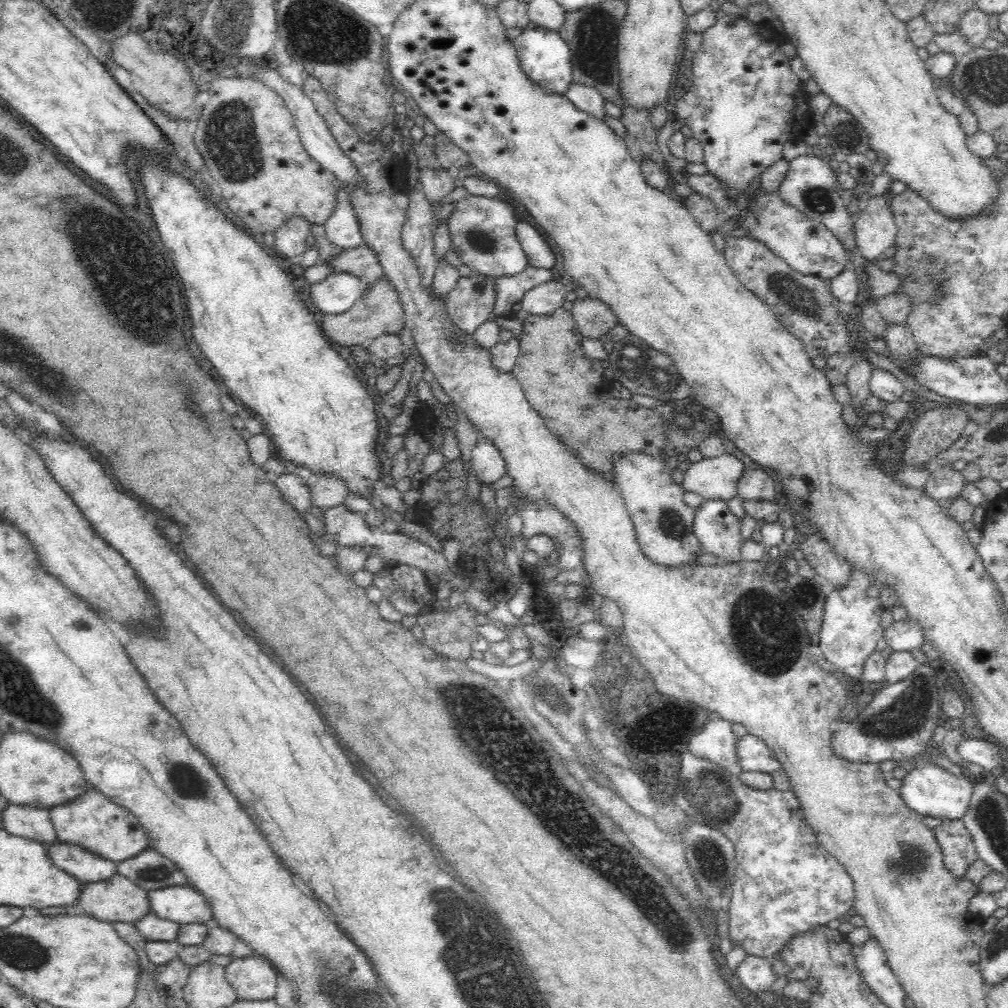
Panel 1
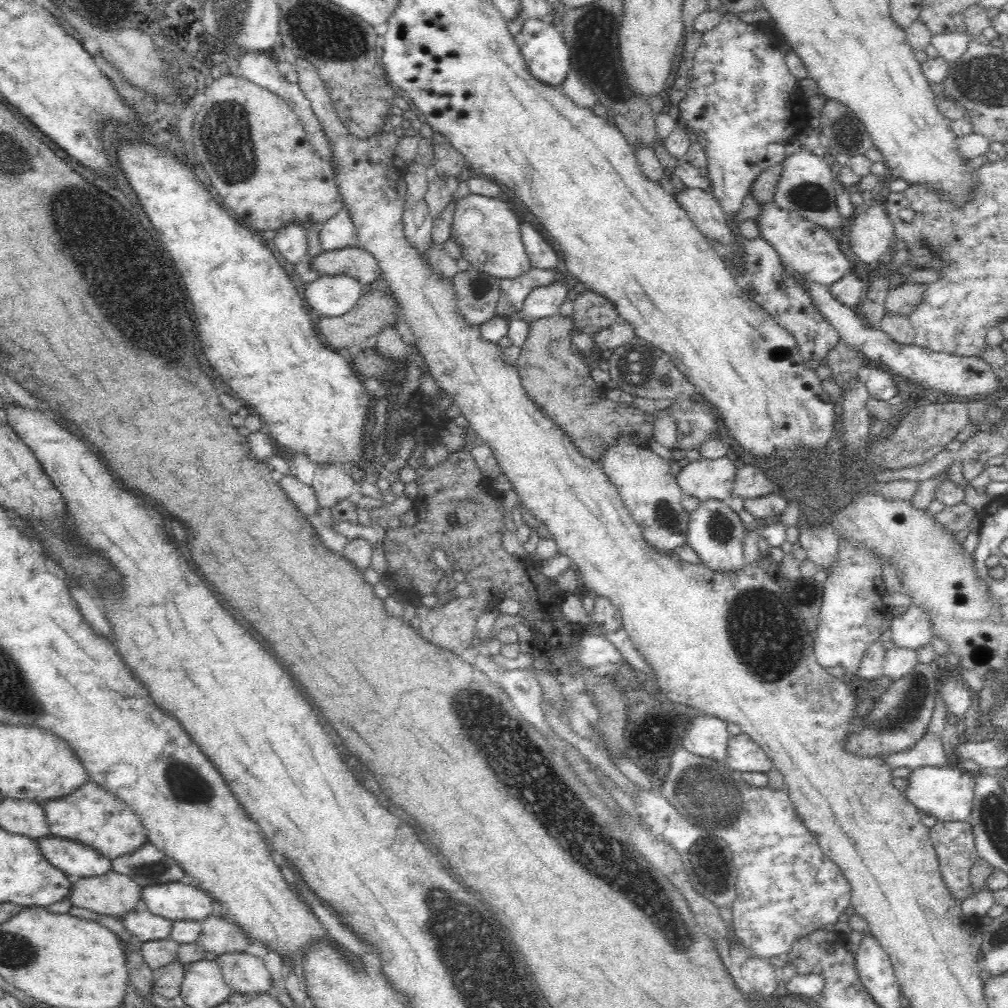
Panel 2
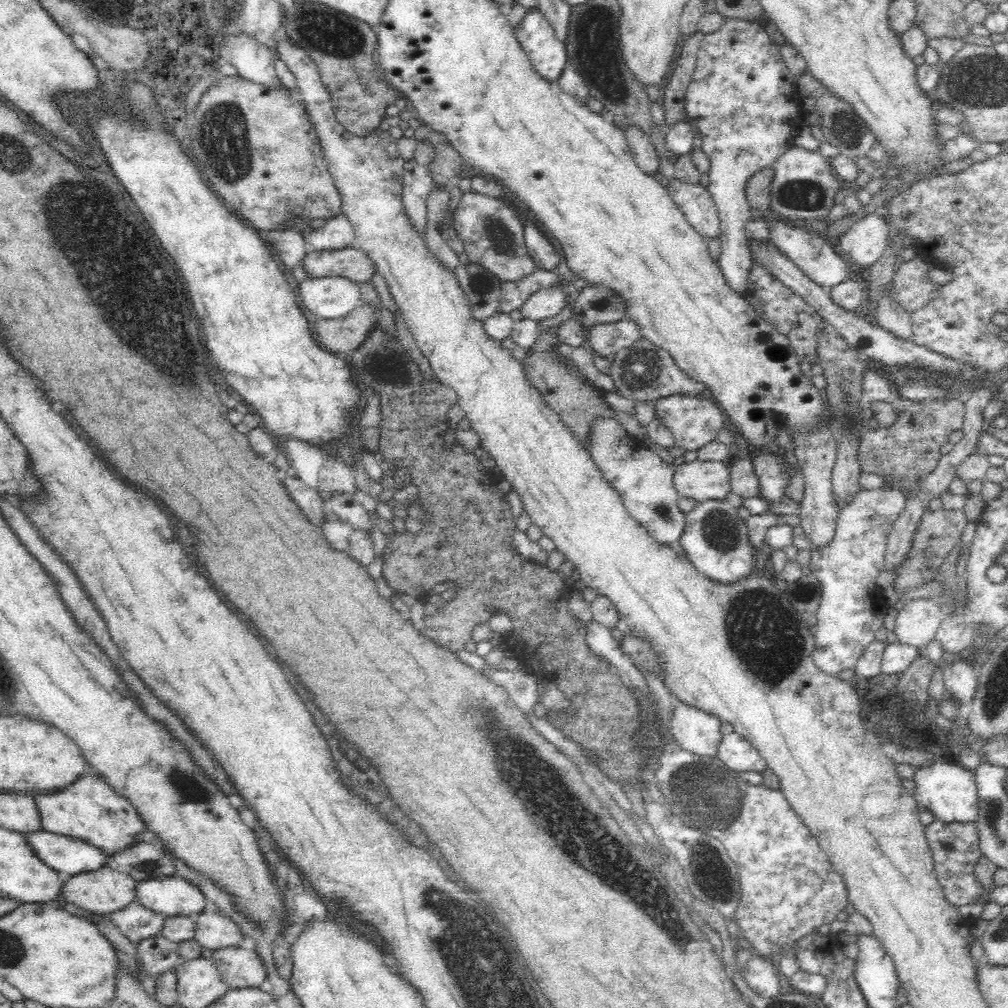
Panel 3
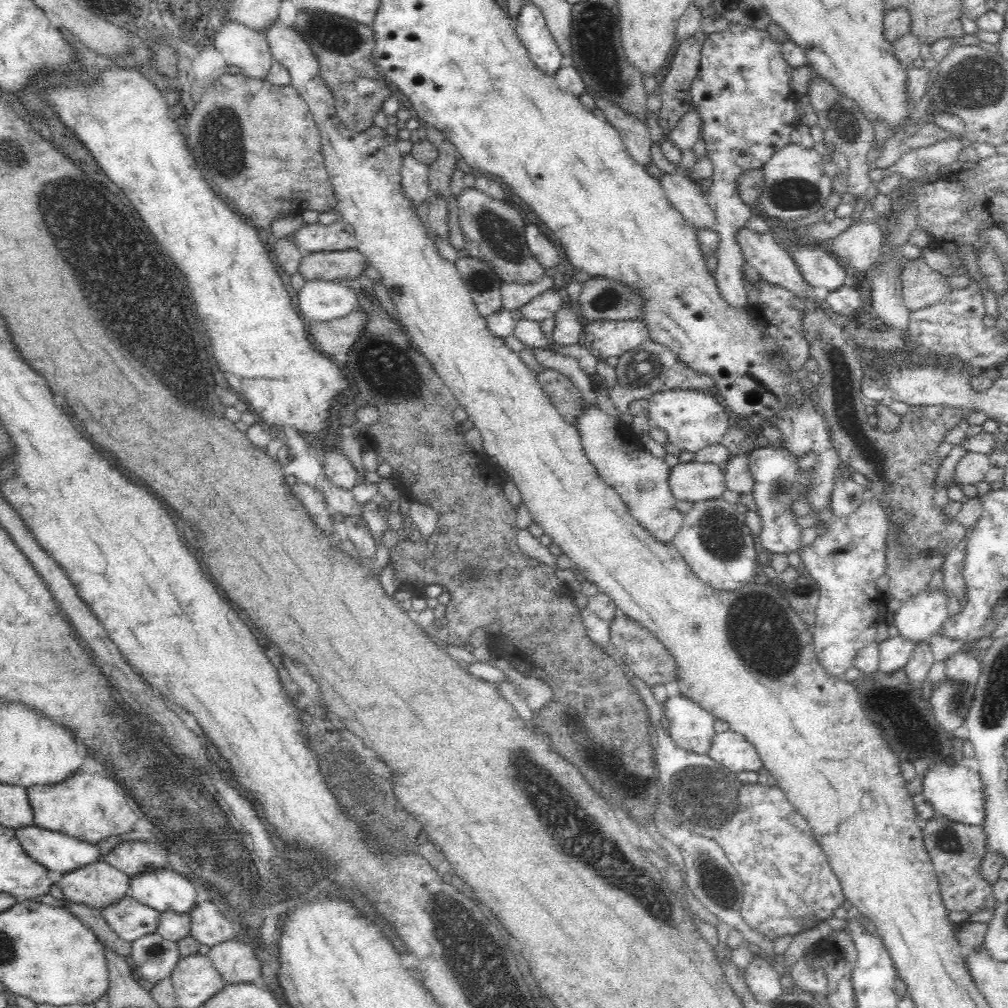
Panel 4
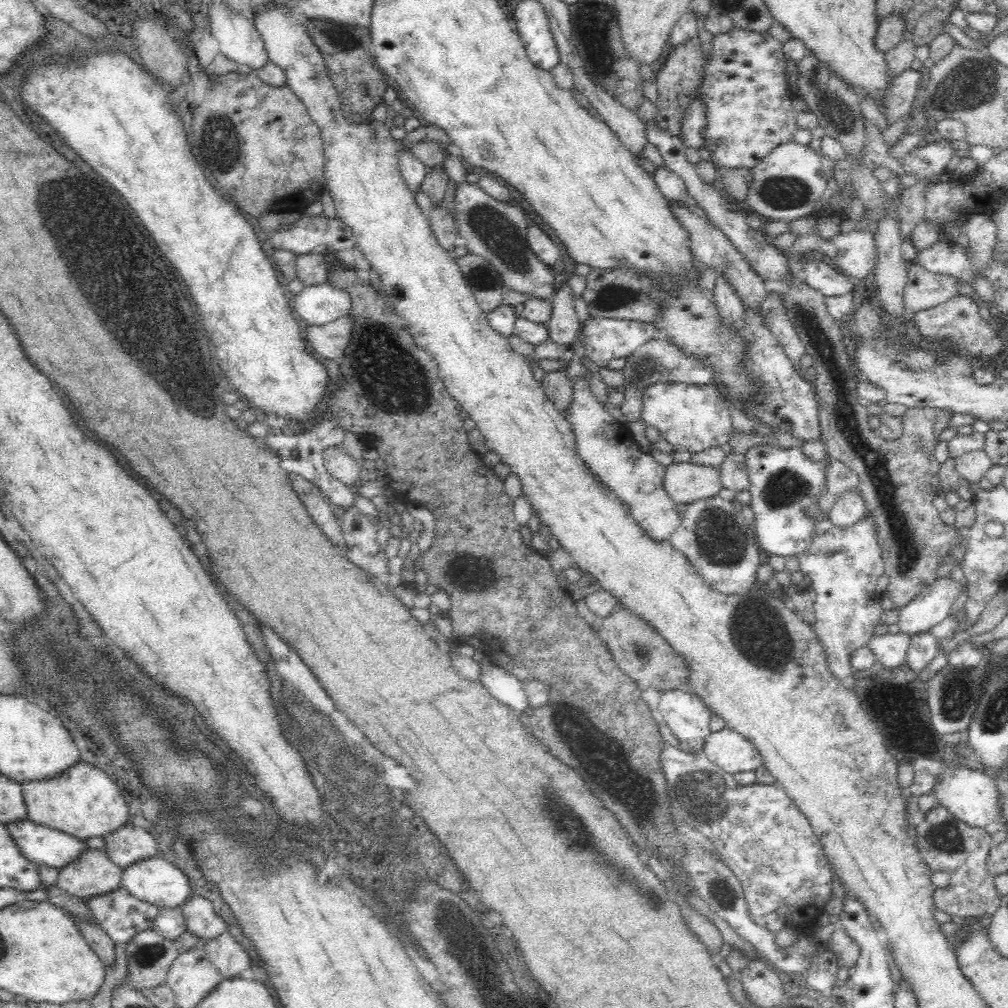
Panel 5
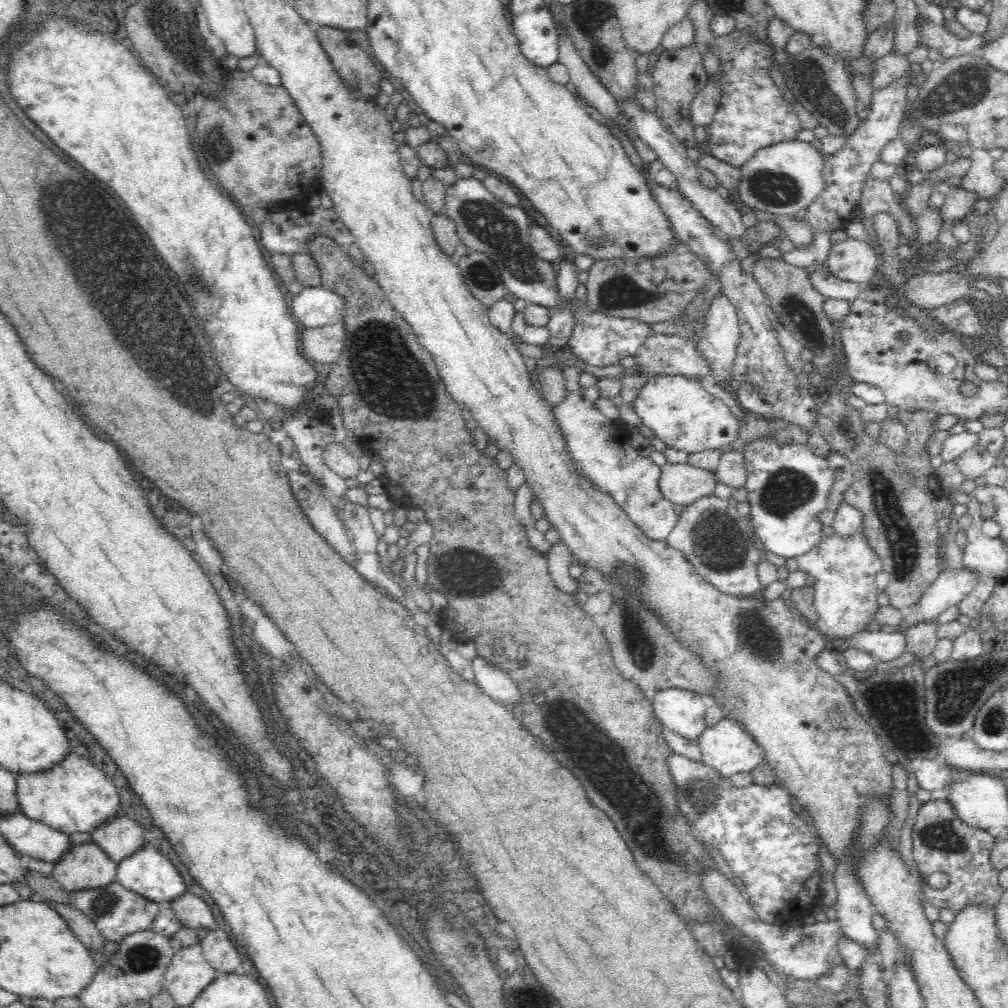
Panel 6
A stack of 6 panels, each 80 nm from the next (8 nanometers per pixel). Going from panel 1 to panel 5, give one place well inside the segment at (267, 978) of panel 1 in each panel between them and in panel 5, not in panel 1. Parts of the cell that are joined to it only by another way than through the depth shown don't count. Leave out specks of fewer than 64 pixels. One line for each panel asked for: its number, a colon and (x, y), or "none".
2: (247, 974)
3: (240, 968)
4: (236, 962)
5: (226, 954)

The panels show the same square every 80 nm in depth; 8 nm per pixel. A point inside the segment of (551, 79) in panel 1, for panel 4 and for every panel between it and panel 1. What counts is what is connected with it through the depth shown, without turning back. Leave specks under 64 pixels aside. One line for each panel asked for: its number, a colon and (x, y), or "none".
2: (547, 57)
3: (547, 54)
4: (532, 29)

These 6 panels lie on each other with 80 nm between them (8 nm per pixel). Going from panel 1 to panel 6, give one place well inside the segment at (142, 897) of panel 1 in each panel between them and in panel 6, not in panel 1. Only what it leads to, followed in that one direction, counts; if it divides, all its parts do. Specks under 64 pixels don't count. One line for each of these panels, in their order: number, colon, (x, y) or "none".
2: (116, 895)
3: (103, 892)
4: (99, 886)
5: (94, 875)
6: (86, 867)

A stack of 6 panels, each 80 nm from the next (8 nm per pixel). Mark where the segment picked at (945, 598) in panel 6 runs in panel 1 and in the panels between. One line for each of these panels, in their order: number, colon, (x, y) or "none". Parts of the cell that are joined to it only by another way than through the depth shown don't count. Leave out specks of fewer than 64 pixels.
1: (902, 635)
2: (911, 630)
3: (916, 624)
4: (919, 618)
5: (932, 605)

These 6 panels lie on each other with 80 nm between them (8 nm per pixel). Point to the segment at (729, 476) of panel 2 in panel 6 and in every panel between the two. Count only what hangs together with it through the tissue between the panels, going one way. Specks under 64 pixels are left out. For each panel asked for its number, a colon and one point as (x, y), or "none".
3: (701, 480)
4: (692, 481)
5: (686, 482)
6: (682, 483)

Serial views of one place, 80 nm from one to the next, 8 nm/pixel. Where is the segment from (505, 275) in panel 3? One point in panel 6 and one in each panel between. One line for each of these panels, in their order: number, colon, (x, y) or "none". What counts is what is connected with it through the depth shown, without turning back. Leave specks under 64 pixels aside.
4: (494, 232)
5: (494, 230)
6: (485, 224)

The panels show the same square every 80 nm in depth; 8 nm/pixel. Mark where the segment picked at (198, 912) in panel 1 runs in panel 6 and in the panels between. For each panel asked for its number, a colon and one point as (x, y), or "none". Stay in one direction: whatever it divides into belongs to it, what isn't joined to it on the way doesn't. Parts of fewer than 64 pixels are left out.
2: (175, 901)
3: (174, 896)
4: (166, 890)
5: (155, 881)
6: (149, 874)

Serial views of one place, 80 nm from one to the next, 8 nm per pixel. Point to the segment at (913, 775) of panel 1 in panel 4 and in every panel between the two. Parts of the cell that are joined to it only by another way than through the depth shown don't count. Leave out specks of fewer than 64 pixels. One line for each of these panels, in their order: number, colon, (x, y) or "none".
2: (947, 793)
3: (948, 791)
4: (954, 793)

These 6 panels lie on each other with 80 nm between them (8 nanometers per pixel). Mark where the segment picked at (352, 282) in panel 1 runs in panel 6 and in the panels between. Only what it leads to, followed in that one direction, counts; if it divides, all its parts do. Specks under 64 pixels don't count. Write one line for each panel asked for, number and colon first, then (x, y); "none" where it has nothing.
2: (329, 295)
3: (328, 297)
4: (319, 300)
5: (318, 304)
6: (314, 307)

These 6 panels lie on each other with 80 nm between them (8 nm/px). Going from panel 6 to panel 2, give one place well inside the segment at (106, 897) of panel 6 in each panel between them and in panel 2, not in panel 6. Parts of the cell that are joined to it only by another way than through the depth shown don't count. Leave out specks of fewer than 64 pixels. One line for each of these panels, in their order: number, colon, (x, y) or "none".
2: (145, 925)
3: (137, 923)
4: (130, 919)
5: (119, 914)

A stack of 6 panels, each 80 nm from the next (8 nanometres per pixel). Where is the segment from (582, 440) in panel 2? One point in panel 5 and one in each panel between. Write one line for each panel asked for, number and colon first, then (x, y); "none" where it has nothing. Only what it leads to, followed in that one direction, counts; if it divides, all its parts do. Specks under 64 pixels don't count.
3: (560, 384)
4: (568, 400)
5: (556, 384)

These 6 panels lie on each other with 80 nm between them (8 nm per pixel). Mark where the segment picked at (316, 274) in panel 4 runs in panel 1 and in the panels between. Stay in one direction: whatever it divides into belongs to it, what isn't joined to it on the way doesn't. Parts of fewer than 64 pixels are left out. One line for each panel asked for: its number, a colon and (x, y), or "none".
1: (361, 261)
2: (356, 262)
3: (350, 262)

